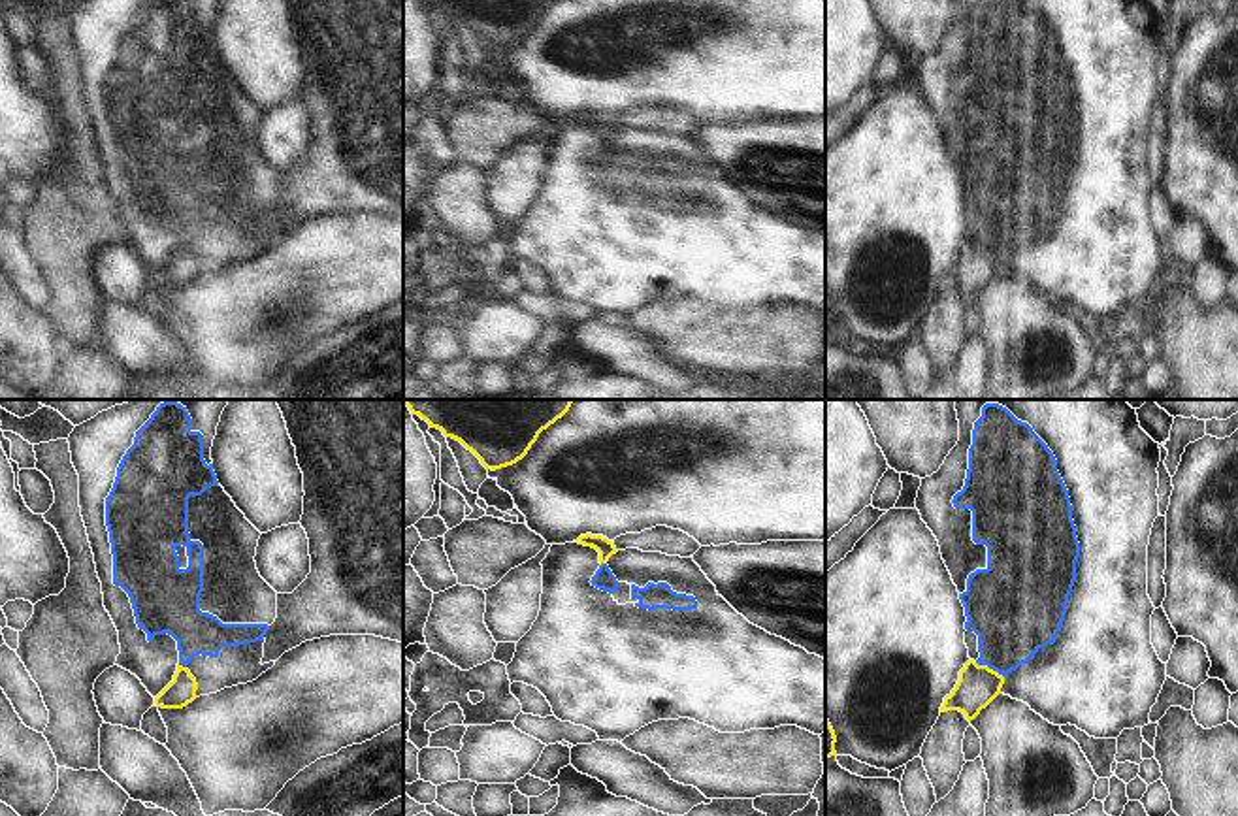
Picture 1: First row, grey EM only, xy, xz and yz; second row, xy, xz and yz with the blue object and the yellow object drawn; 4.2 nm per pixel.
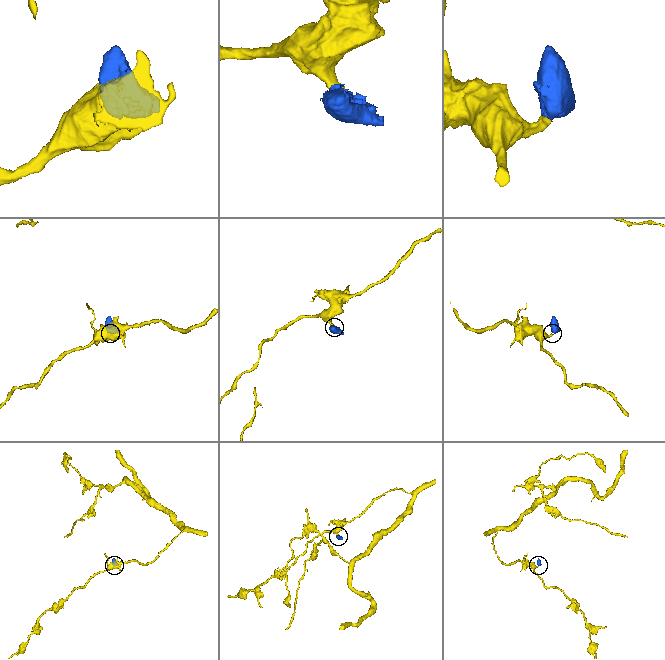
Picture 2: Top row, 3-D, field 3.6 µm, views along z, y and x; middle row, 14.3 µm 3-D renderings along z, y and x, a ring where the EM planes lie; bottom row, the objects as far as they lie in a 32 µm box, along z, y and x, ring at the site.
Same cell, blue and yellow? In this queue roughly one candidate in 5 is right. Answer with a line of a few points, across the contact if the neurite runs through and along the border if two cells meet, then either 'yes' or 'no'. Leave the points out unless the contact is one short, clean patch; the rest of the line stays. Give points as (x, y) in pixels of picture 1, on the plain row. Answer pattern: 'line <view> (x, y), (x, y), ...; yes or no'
line yz (975, 240), (986, 242), (1003, 255); no

